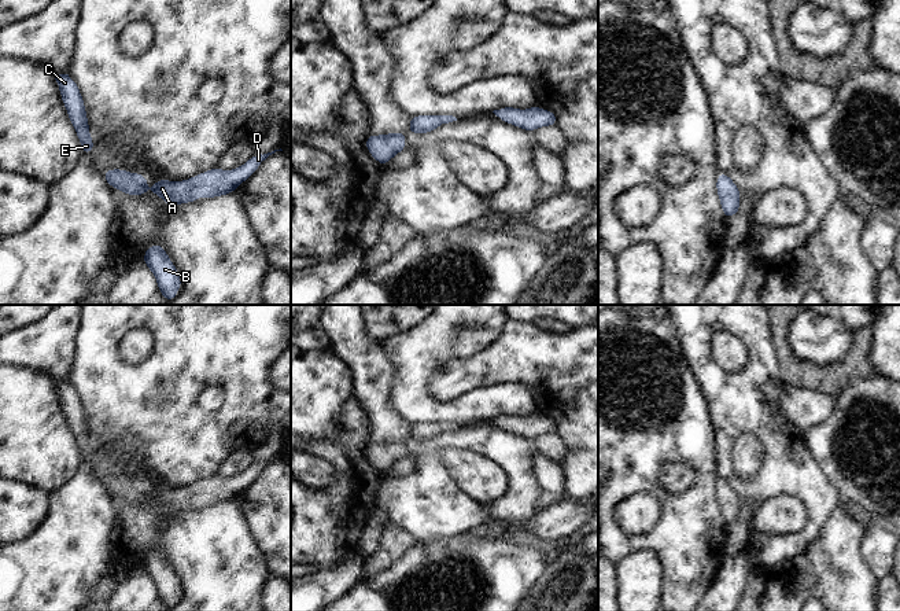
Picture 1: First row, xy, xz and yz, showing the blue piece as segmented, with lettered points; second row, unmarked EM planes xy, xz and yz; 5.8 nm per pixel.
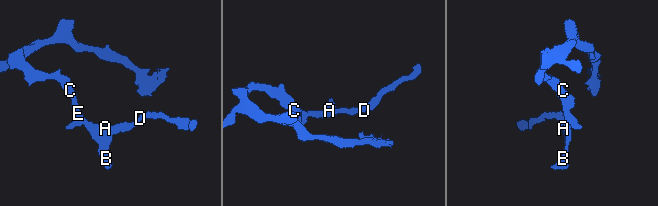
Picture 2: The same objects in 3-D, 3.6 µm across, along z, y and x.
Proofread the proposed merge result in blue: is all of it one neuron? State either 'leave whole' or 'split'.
leave whole

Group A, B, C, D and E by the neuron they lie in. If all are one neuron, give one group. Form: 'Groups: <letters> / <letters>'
Groups: A B C D E

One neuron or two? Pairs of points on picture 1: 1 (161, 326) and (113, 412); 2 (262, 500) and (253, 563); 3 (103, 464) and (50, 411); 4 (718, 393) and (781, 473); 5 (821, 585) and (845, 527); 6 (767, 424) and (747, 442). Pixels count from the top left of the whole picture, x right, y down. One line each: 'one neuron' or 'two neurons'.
1: one neuron
2: two neurons
3: two neurons
4: one neuron
5: one neuron
6: two neurons

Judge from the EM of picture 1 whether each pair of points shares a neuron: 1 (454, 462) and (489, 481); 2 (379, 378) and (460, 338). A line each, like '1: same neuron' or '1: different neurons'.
1: same neuron
2: different neurons

